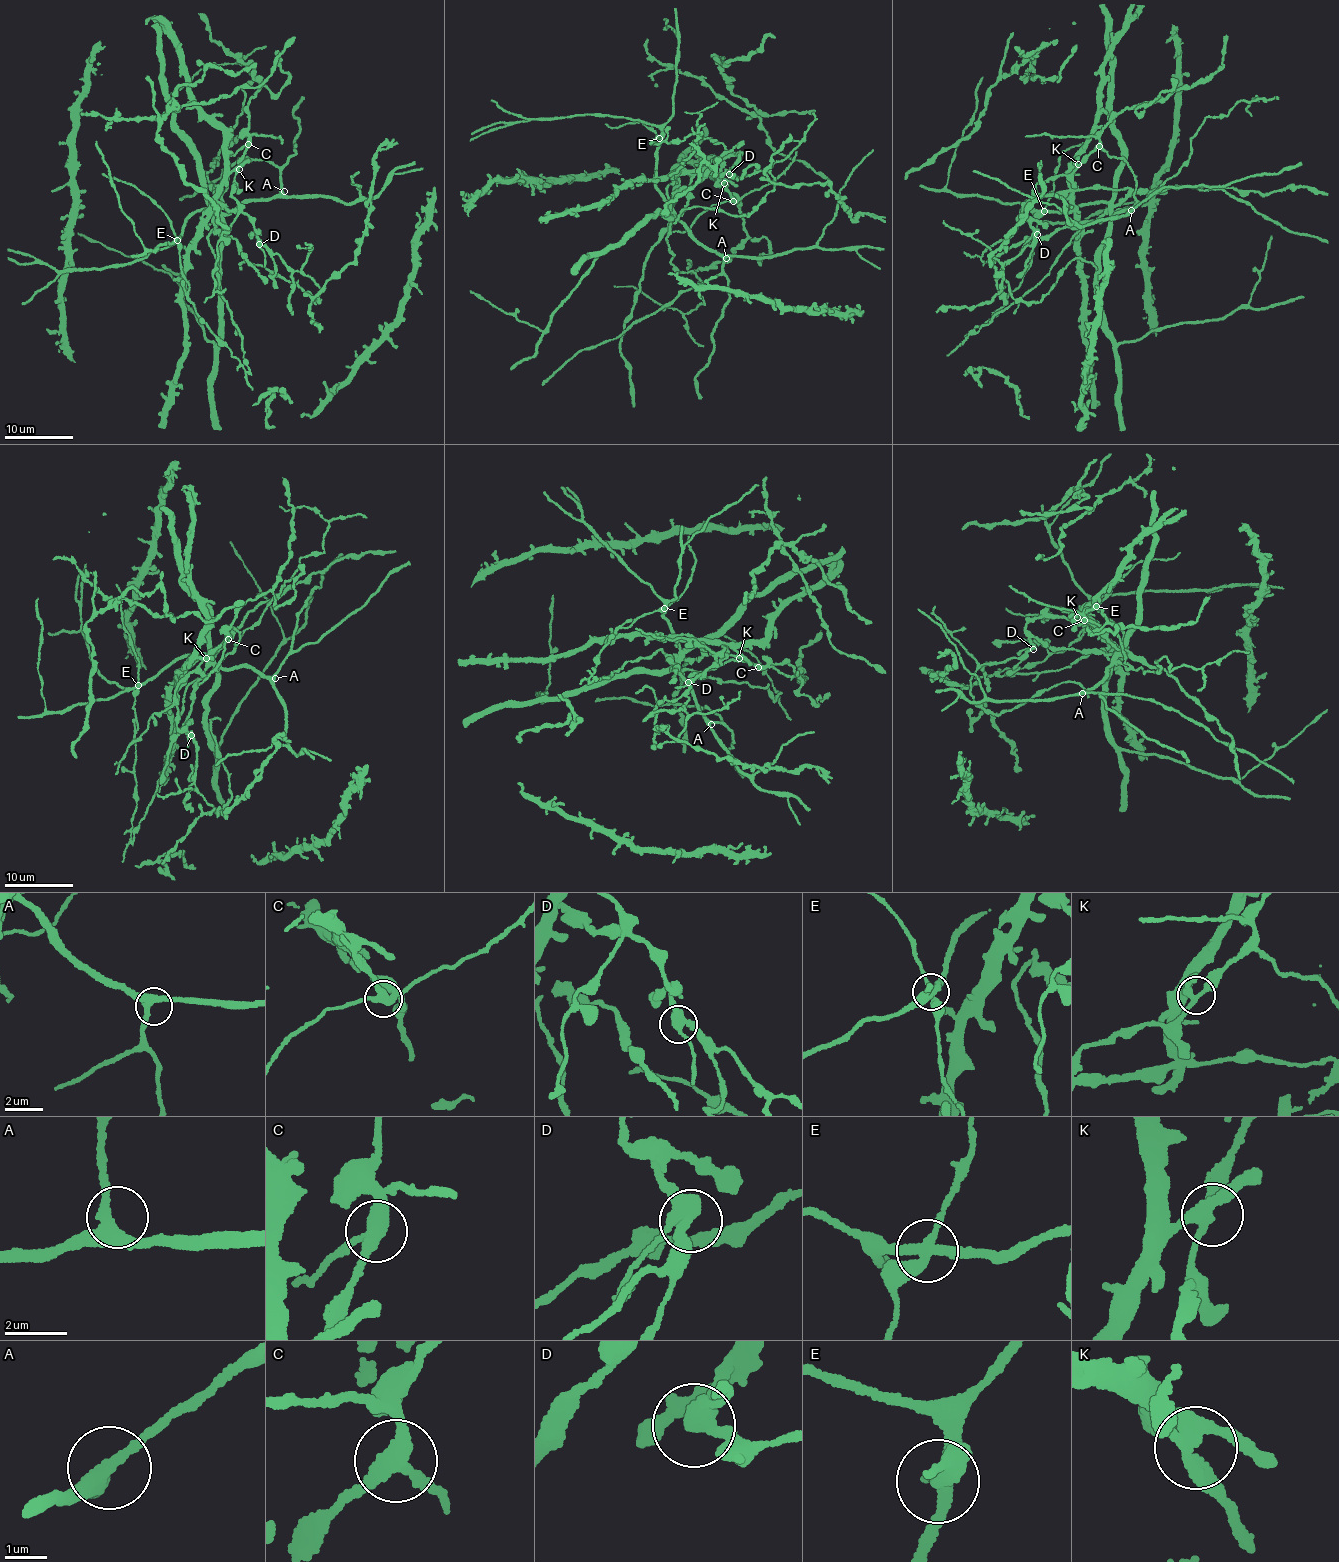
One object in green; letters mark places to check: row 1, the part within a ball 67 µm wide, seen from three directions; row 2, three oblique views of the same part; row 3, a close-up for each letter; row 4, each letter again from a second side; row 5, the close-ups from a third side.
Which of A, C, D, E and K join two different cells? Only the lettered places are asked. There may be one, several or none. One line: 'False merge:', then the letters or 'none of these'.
False merge: C, E

